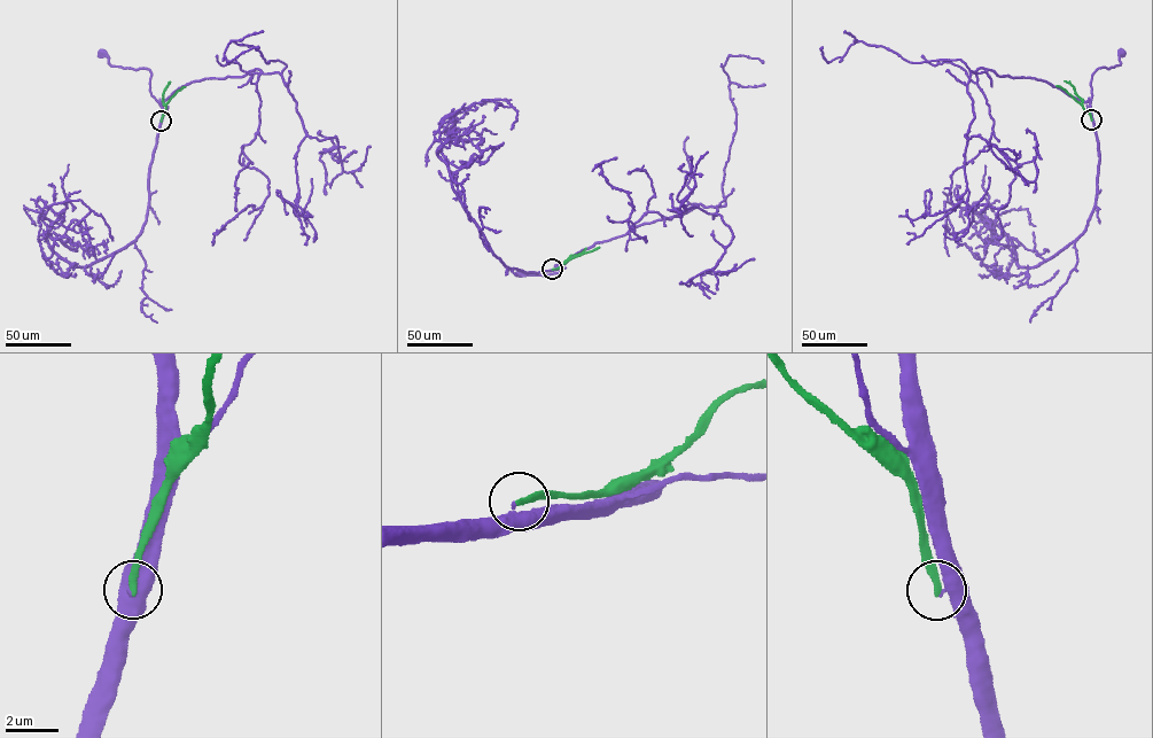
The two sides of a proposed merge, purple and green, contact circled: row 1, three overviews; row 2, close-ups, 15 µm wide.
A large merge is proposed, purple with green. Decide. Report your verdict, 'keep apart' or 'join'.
keep apart

